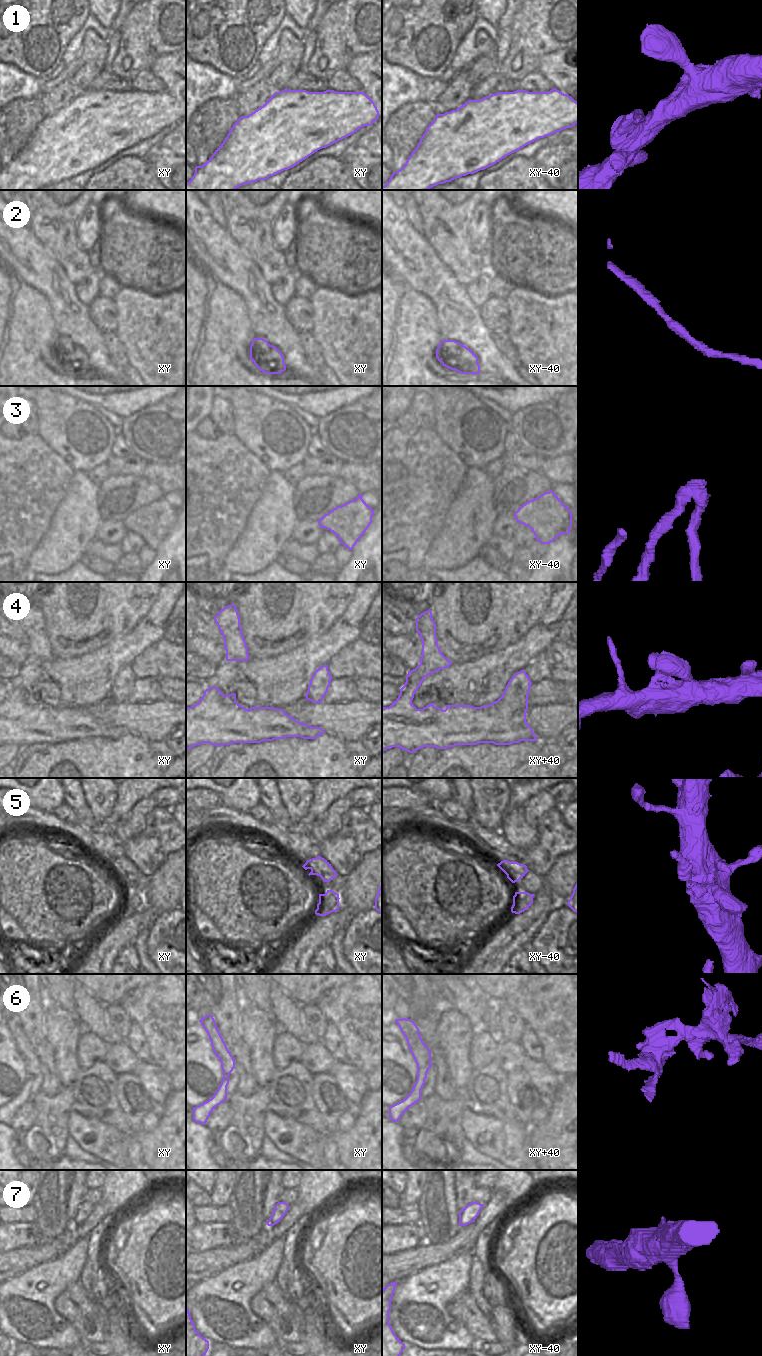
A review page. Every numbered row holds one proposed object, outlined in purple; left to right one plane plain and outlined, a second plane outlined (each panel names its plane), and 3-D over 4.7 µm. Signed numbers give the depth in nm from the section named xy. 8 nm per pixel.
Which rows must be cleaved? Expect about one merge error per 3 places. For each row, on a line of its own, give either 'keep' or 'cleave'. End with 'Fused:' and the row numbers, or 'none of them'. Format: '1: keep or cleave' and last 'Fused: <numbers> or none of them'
1: keep
2: keep
3: cleave
4: keep
5: keep
6: cleave
7: keep
Fused: 3, 6

